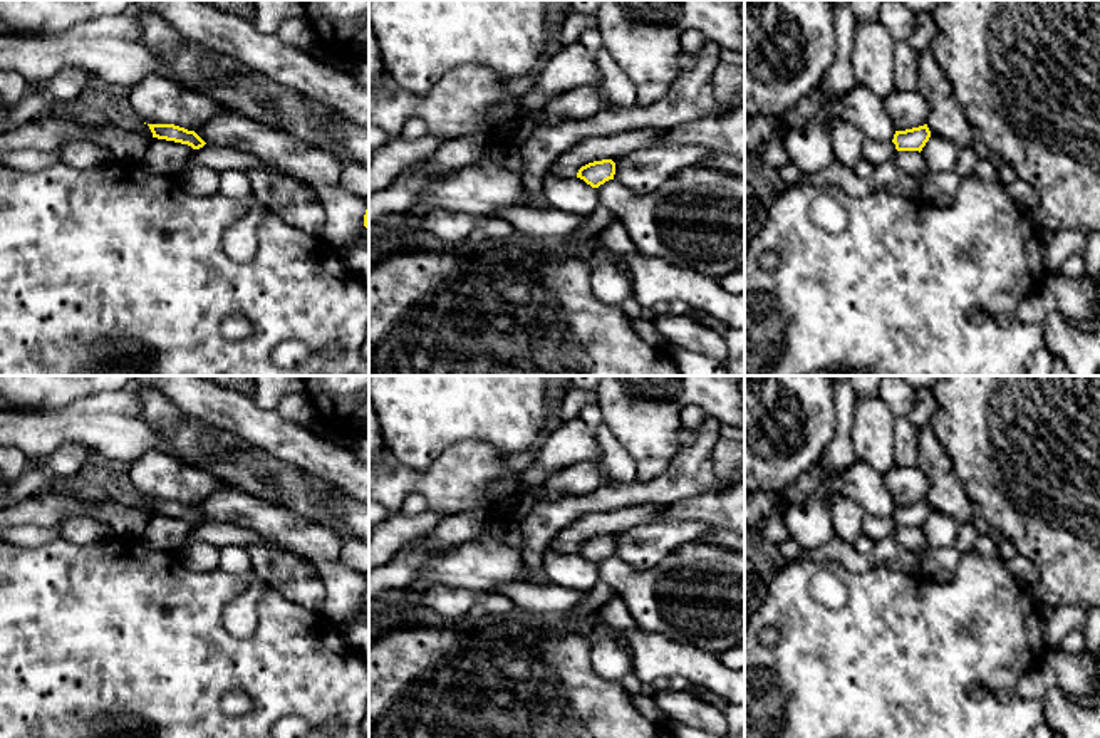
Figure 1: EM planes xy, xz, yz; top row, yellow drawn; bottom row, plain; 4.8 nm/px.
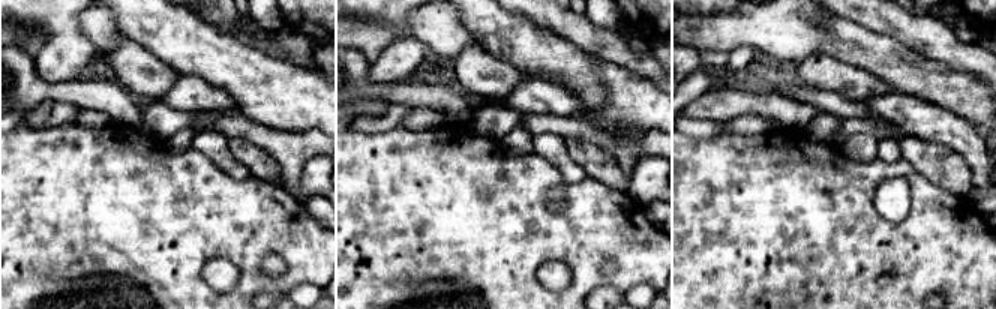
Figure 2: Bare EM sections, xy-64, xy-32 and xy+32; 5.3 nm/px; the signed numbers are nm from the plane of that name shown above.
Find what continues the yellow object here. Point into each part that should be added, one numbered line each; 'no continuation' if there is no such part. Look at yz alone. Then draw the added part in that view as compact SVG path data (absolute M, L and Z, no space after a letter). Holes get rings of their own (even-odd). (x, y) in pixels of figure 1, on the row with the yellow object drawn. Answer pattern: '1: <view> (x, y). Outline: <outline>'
no continuation

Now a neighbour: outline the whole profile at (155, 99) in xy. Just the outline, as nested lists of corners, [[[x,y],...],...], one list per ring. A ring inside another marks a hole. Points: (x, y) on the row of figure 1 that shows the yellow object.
[[[149,74],[127,91],[129,111],[146,124],[174,124],[188,131],[201,126],[223,106],[205,92]]]

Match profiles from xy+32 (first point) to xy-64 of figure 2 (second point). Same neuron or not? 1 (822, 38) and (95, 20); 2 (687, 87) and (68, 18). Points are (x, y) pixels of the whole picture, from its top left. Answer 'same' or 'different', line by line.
1: same
2: same

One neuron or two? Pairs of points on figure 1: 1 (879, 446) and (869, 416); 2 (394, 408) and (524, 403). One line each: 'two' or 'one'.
1: one
2: one

